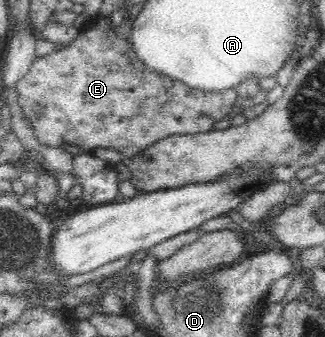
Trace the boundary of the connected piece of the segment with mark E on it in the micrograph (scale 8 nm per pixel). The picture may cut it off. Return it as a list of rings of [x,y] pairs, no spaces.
[[[109,17],[103,18],[95,28],[89,28],[85,30],[85,40],[79,42],[79,48],[77,48],[77,38],[70,42],[66,47],[63,46],[59,51],[53,51],[52,53],[36,57],[31,64],[30,69],[27,71],[26,76],[21,82],[16,84],[17,103],[22,109],[22,113],[26,120],[29,121],[30,126],[33,129],[37,141],[47,147],[57,147],[71,153],[73,156],[80,155],[81,153],[93,152],[97,148],[114,148],[117,152],[123,154],[124,159],[128,160],[131,156],[135,156],[153,144],[155,140],[161,140],[172,134],[197,134],[199,132],[207,132],[211,130],[211,125],[217,120],[222,120],[225,115],[231,112],[233,105],[238,99],[235,89],[229,89],[226,91],[207,92],[195,89],[186,88],[183,84],[172,82],[169,78],[160,76],[159,73],[153,73],[149,71],[137,57],[135,57],[135,51],[131,51],[131,43],[129,43],[129,37],[121,37],[121,34],[117,34],[109,27]]]

